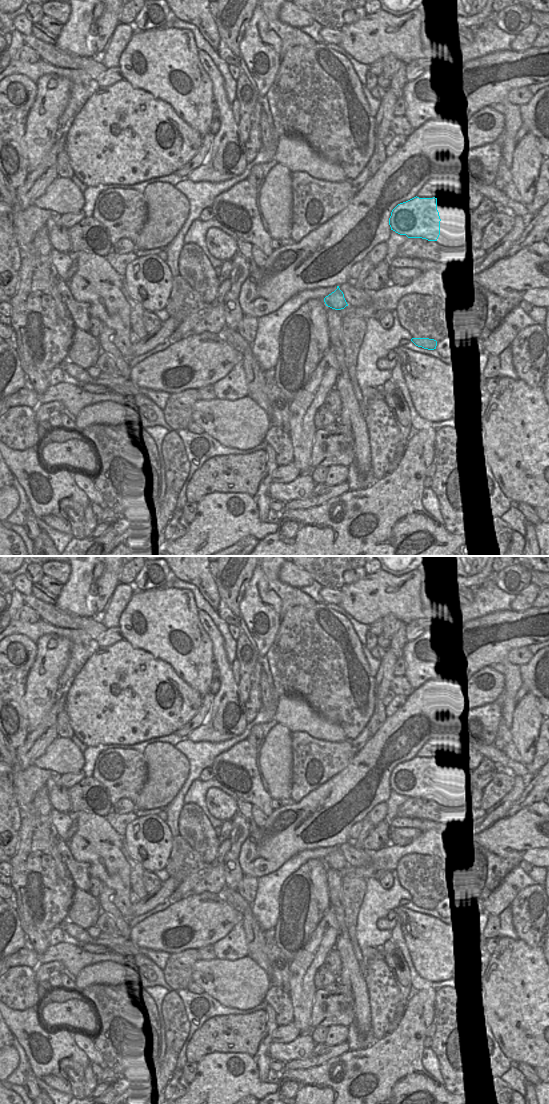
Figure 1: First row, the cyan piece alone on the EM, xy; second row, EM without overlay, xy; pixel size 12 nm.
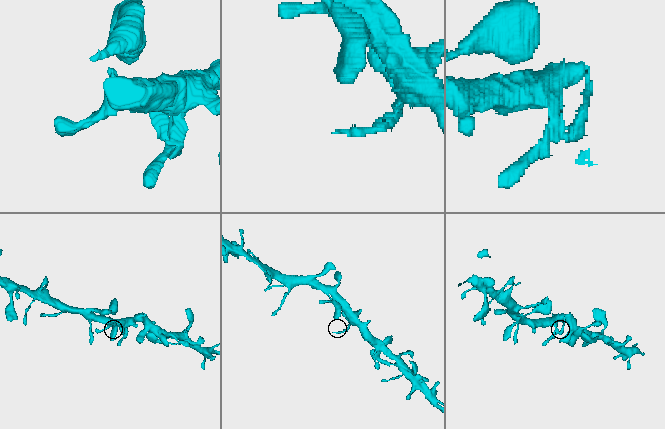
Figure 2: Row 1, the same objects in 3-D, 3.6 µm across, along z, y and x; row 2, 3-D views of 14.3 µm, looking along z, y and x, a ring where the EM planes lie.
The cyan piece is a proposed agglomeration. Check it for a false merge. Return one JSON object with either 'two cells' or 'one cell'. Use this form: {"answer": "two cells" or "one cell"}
{"answer": "one cell"}

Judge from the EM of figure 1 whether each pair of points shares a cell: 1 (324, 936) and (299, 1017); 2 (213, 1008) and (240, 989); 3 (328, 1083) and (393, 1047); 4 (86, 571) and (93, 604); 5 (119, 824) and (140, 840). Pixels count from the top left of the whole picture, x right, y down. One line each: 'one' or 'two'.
1: one
2: two
3: one
4: two
5: two

